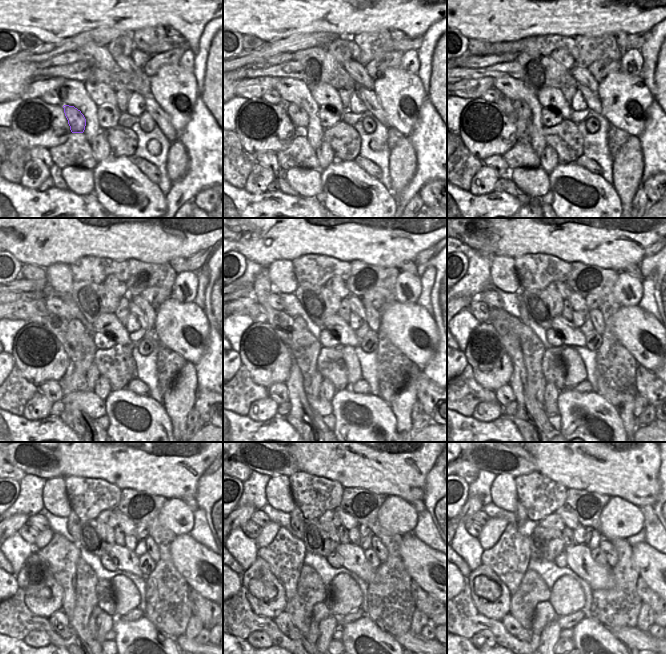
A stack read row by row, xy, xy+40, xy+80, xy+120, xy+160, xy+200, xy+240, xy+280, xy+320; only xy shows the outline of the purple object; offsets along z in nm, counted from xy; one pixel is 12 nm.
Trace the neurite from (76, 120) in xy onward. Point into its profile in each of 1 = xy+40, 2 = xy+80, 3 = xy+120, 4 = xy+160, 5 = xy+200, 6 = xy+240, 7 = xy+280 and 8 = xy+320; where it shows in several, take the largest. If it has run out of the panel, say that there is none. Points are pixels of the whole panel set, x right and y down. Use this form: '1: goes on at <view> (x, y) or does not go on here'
1: goes on at xy+40 (299, 117)
2: goes on at xy+80 (521, 108)
3: goes on at xy+120 (74, 325)
4: goes on at xy+160 (299, 324)
5: goes on at xy+200 (523, 318)
6: goes on at xy+240 (73, 520)
7: goes on at xy+280 (297, 521)
8: goes on at xy+320 (525, 526)

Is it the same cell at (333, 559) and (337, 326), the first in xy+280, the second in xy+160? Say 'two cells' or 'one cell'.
two cells

